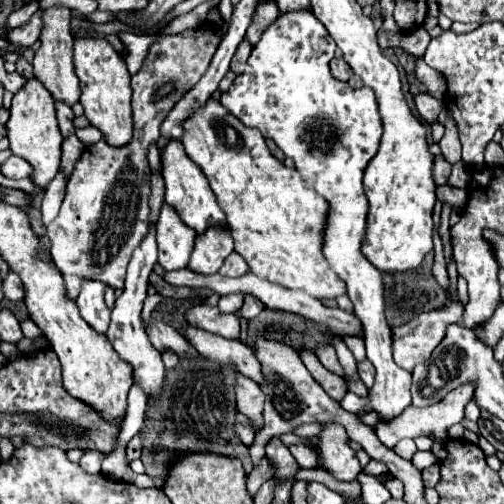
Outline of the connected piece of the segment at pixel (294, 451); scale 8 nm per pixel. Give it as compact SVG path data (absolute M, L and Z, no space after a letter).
M289 445L291 455L297 459L301 469L313 469L317 467L317 455L307 445Z

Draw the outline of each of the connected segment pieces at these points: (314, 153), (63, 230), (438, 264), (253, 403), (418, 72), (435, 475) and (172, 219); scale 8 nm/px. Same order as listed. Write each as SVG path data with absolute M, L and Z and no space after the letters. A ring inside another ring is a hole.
M297 9L291 13L281 13L275 23L271 23L257 45L253 45L253 51L247 60L245 72L235 78L231 88L222 92L220 102L231 115L235 115L243 125L251 129L259 129L263 137L273 139L277 147L295 163L295 169L299 175L311 185L321 197L329 203L329 219L325 229L325 247L323 253L327 261L331 263L331 269L345 281L349 299L355 305L355 315L361 319L365 329L365 347L367 347L367 359L375 363L377 375L375 385L369 391L367 399L361 399L357 395L347 395L339 401L343 409L349 407L351 413L357 413L361 409L365 411L377 411L381 419L397 417L407 405L411 405L411 373L401 369L393 357L391 357L391 329L385 321L385 301L383 301L383 281L381 273L367 261L363 249L365 231L367 231L367 197L363 191L363 171L367 163L373 159L379 147L379 139L383 133L381 117L377 111L377 101L371 89L353 89L349 83L343 83L335 79L329 71L329 61L335 53L335 41L315 19L315 15L309 9Z
M197 27L189 29L179 35L165 35L159 37L157 43L151 45L149 55L143 61L143 67L131 76L133 110L133 137L127 145L113 147L105 139L101 139L95 145L89 145L83 149L79 161L75 163L75 169L69 177L67 185L67 195L61 205L59 217L55 223L47 227L47 237L51 241L51 255L59 271L63 273L65 285L69 289L69 297L79 295L79 281L81 277L91 277L91 279L101 279L105 283L111 283L111 287L121 289L125 281L125 269L127 263L133 255L133 251L141 245L141 241L149 235L153 223L151 223L151 207L149 207L149 195L151 195L151 169L147 163L147 149L149 145L157 143L161 133L159 127L167 113L173 109L173 105L187 93L207 71L207 65L211 63L211 57L219 45L219 29L211 27Z
M435 231L435 265L433 265L433 275L439 281L439 285L443 285L445 291L449 291L449 281L447 281L447 267L445 267L445 259L443 259L443 243L439 233Z
M237 373L235 377L235 397L237 397L237 411L247 415L259 427L263 425L263 393L255 381Z
M415 59L415 77L427 87L429 95L433 95L437 99L445 97L445 91L447 91L445 77L439 71L435 71L429 65L425 65L423 59Z
M435 463L435 465L427 467L427 469L423 469L423 471L421 471L421 475L423 475L423 483L425 483L425 487L435 487L435 485L437 485L437 481L441 479L439 463Z
M163 203L157 221L157 245L159 245L159 265L165 271L183 269L189 263L193 251L195 229L191 229L181 215L167 203Z

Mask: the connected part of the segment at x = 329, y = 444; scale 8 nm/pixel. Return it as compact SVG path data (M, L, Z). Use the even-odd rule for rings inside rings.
M327 423L325 431L319 435L319 453L323 459L323 469L329 471L337 481L353 481L362 467L356 452L347 445L349 437L341 425Z

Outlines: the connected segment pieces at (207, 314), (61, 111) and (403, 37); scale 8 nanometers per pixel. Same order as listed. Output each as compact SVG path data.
M195 305L185 313L185 319L193 327L217 333L227 339L239 339L239 333L241 333L239 317L233 313L221 313L217 307Z
M55 103L57 105L57 119L59 119L59 129L61 129L61 135L63 135L63 139L65 137L69 137L69 135L73 135L75 133L75 125L73 125L73 111L71 111L71 107L67 107L67 105L59 105L59 103Z
M419 27L413 33L393 33L393 31L379 29L377 37L379 37L379 47L381 49L399 47L399 49L415 55L415 57L423 57L423 53L425 53L425 49L427 49L427 45L431 41L425 27Z

